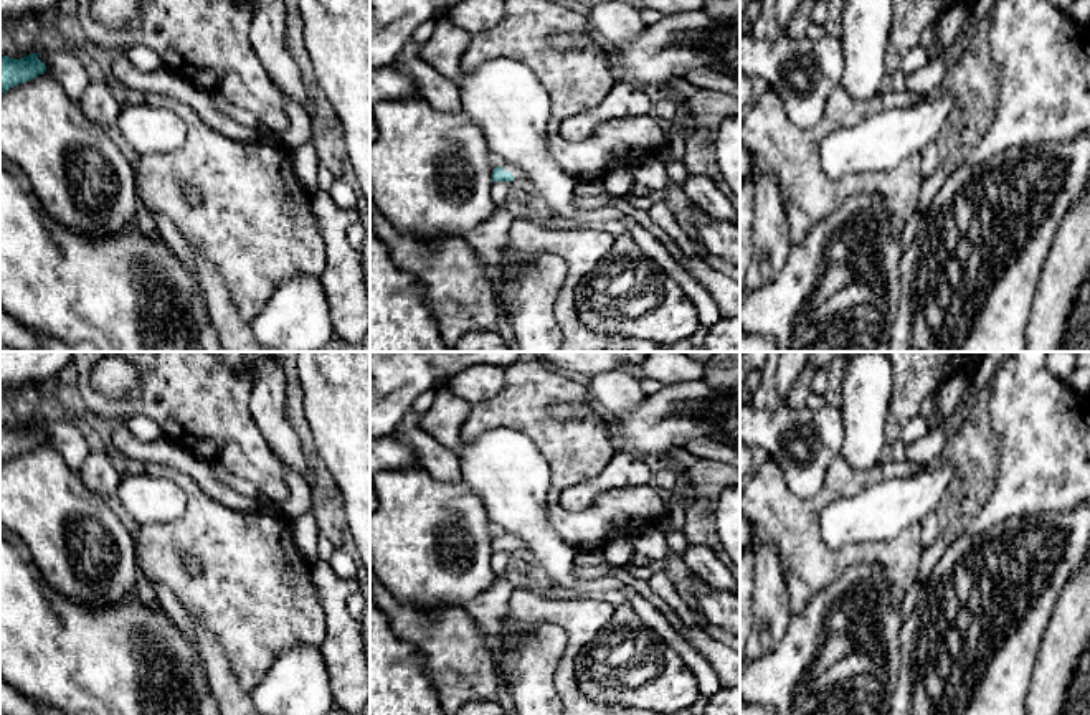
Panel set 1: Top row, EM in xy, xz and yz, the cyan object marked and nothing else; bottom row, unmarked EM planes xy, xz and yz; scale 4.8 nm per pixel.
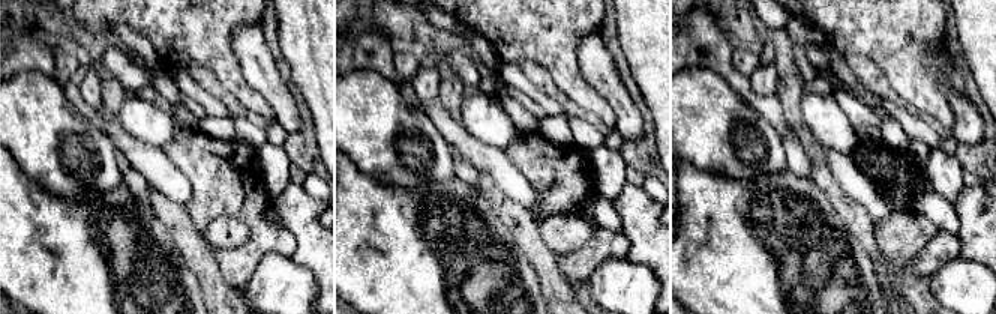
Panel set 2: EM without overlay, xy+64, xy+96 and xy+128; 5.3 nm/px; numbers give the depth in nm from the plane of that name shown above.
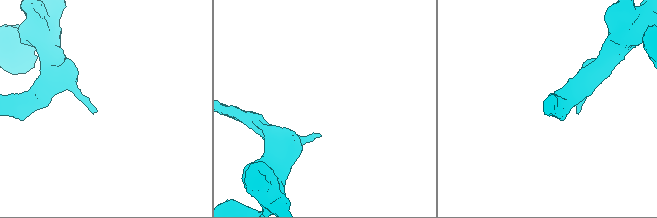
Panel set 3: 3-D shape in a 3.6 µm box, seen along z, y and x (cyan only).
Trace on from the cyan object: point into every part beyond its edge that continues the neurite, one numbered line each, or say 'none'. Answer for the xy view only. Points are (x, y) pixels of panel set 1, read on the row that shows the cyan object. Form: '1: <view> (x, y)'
none

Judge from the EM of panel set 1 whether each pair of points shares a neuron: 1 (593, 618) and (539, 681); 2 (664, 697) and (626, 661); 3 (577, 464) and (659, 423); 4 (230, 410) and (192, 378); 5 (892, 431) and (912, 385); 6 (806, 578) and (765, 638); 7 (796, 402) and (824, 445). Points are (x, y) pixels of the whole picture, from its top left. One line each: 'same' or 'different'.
1: different
2: same
3: different
4: same
5: same
6: different
7: different

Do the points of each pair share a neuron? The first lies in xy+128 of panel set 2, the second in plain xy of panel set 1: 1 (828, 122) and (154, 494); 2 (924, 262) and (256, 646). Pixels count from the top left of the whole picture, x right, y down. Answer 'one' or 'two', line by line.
1: one
2: one

